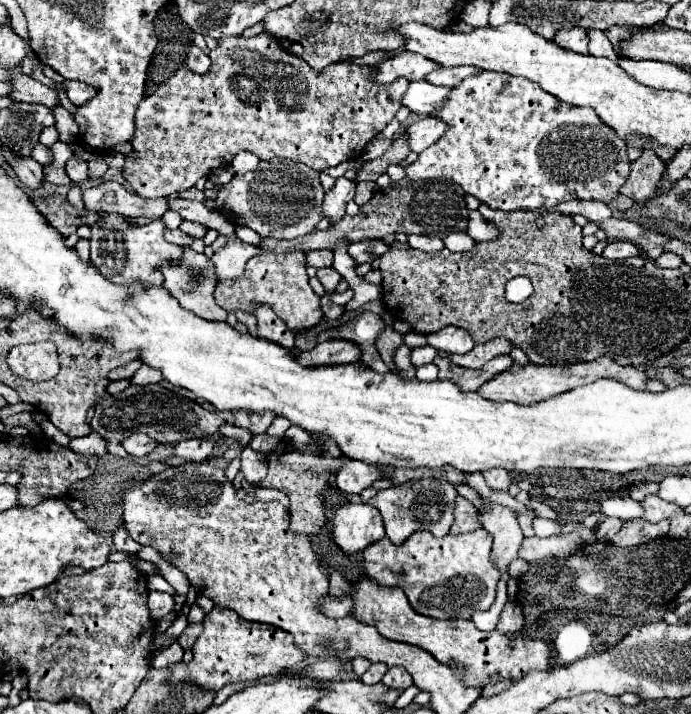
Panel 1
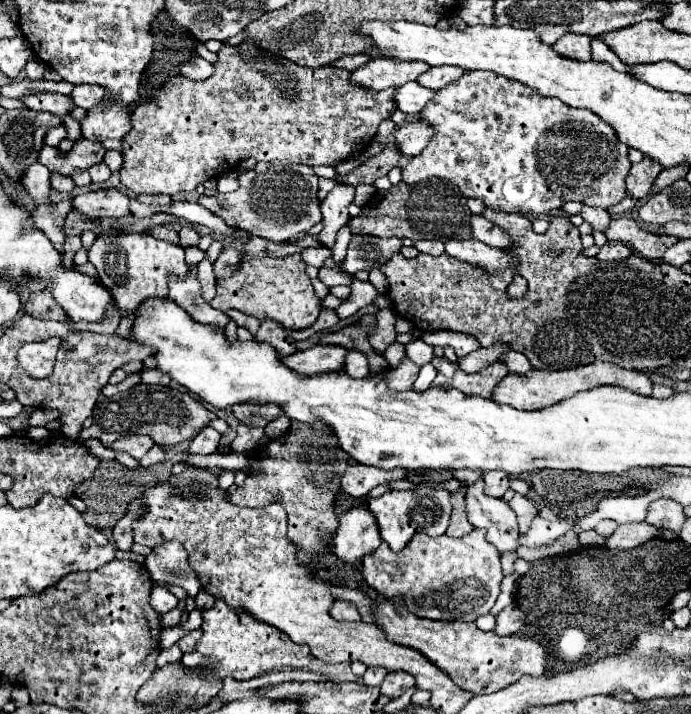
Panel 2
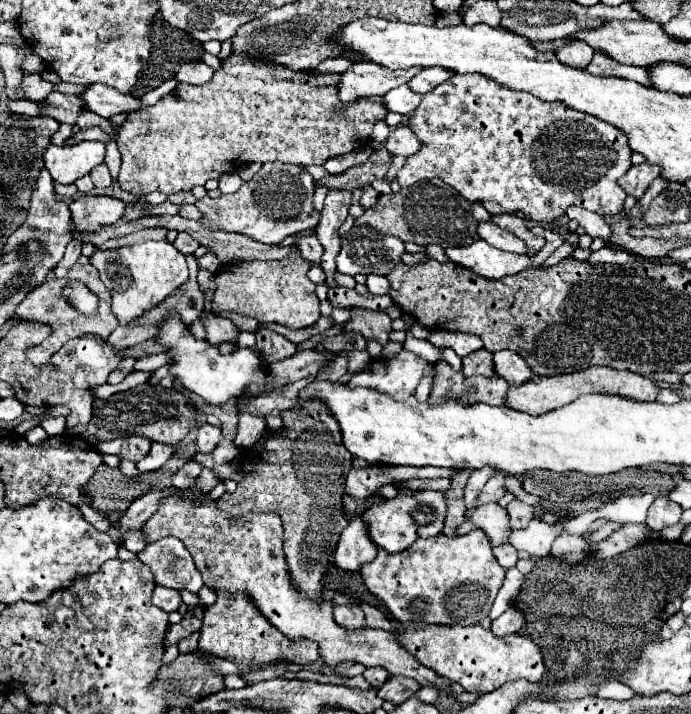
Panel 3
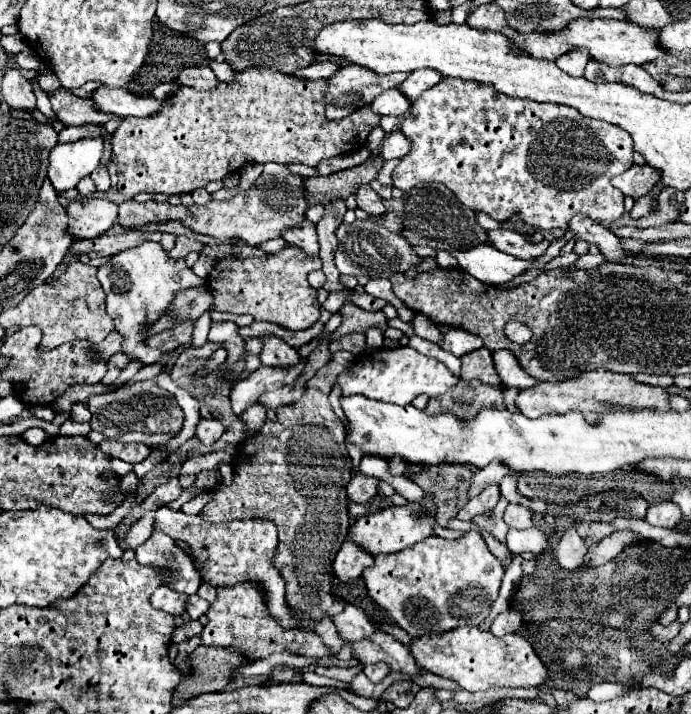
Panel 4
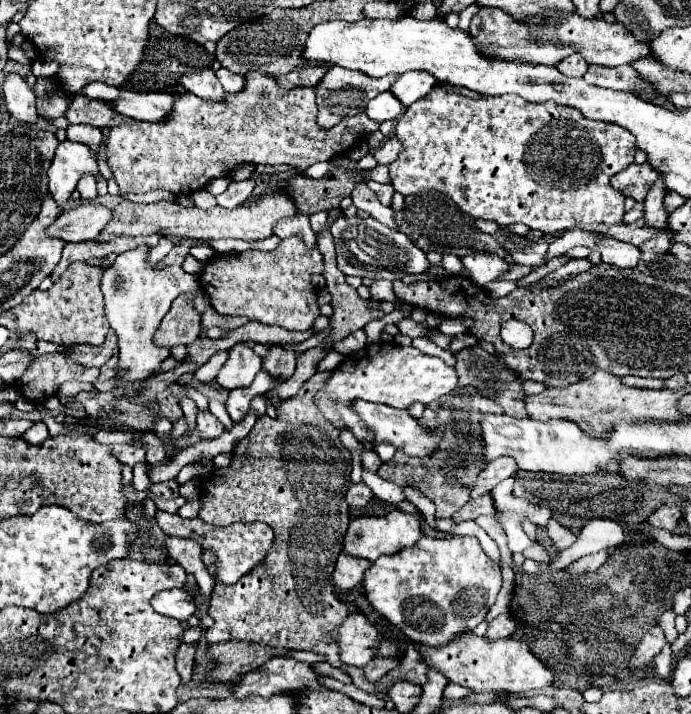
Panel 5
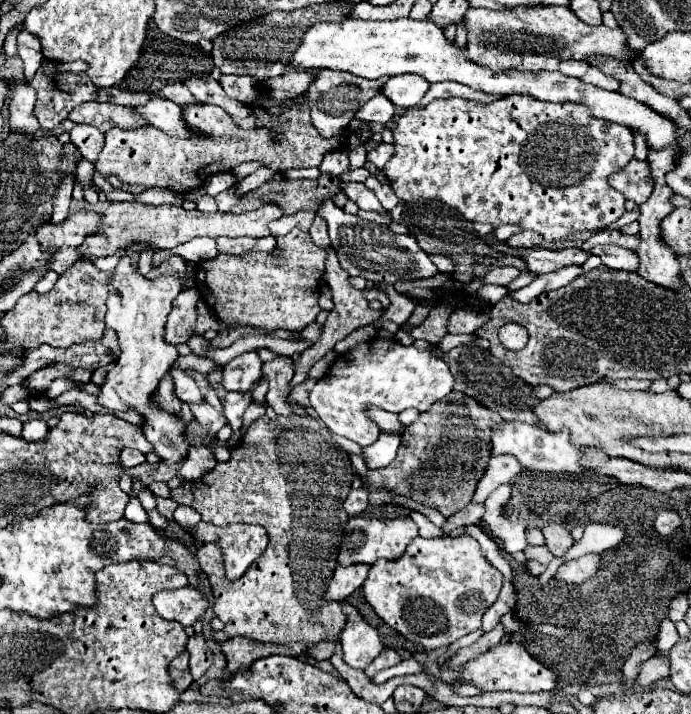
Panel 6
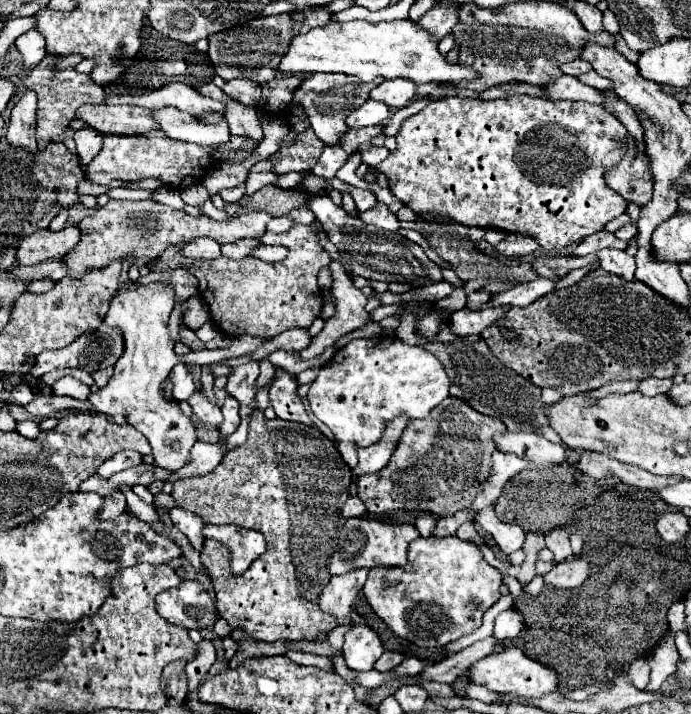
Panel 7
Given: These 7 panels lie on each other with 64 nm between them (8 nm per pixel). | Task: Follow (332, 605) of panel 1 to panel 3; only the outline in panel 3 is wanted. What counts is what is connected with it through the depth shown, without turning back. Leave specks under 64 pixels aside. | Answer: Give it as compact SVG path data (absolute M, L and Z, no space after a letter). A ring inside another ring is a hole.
M338 604L334 606L334 620L346 628L364 628L366 622L364 622L364 614L358 606L348 606L348 604Z

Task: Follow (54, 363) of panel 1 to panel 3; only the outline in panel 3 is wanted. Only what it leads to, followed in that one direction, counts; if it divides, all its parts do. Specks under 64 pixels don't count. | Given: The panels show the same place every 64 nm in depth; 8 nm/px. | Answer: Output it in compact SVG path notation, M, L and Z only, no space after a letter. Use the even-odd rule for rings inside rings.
M74 264L68 272L66 278L62 280L48 280L40 286L36 286L34 290L28 292L28 296L18 304L15 315L21 320L30 320L31 314L38 317L40 322L46 322L52 326L52 334L38 346L32 346L26 352L26 357L30 361L30 364L34 364L36 368L42 368L50 362L50 358L58 352L58 348L62 348L70 338L76 338L76 336L82 336L82 334L94 334L94 336L100 336L100 338L108 338L112 334L112 330L118 326L118 318L112 314L112 298L110 298L110 292L108 288L100 282L98 278L98 270L92 266L92 264ZM64 280L84 280L88 284L88 288L92 288L98 296L100 296L100 312L96 316L76 316L76 312L72 312L72 308L68 308L68 304L64 304L64 298L60 296L60 288L64 288Z

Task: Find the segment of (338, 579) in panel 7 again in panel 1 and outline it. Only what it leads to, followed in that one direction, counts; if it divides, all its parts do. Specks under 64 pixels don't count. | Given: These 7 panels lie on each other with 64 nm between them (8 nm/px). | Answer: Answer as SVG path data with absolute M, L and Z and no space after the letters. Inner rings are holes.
M348 502L340 506L332 520L332 532L334 542L346 554L356 554L386 534L380 512L364 502Z

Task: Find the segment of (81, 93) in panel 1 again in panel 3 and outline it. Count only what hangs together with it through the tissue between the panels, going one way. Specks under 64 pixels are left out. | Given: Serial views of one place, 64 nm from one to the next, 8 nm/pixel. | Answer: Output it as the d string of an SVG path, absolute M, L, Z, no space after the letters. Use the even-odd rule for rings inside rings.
M92 84L88 86L80 98L84 100L86 108L104 116L104 118L110 118L114 114L120 114L120 112L134 112L134 110L140 110L142 104L138 98L132 98L132 96L124 96L120 92L116 92L114 88L106 86L106 84Z

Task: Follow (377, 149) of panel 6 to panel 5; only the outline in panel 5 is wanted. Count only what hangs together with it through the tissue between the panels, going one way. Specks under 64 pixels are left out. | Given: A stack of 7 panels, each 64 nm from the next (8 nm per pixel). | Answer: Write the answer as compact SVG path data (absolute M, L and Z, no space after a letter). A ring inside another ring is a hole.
M390 136L390 138L386 138L386 140L382 142L382 146L374 152L374 156L376 156L378 164L390 164L390 162L394 162L394 160L398 158L398 154L400 154L402 150L404 150L402 142L400 142L396 136Z

